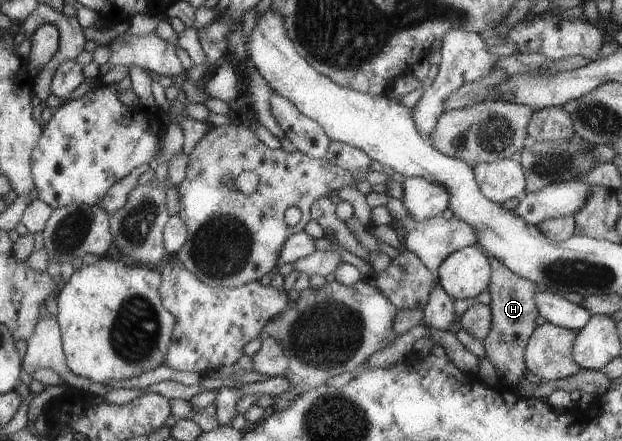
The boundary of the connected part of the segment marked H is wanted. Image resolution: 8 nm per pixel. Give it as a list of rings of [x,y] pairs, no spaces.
[[[493,256],[486,257],[490,268],[490,282],[486,290],[490,293],[488,305],[493,322],[490,326],[490,334],[481,343],[485,350],[484,357],[501,372],[499,379],[503,379],[505,384],[510,386],[519,378],[523,378],[523,371],[526,370],[522,354],[532,330],[536,327],[535,316],[539,315],[533,298],[536,284],[517,276]]]

